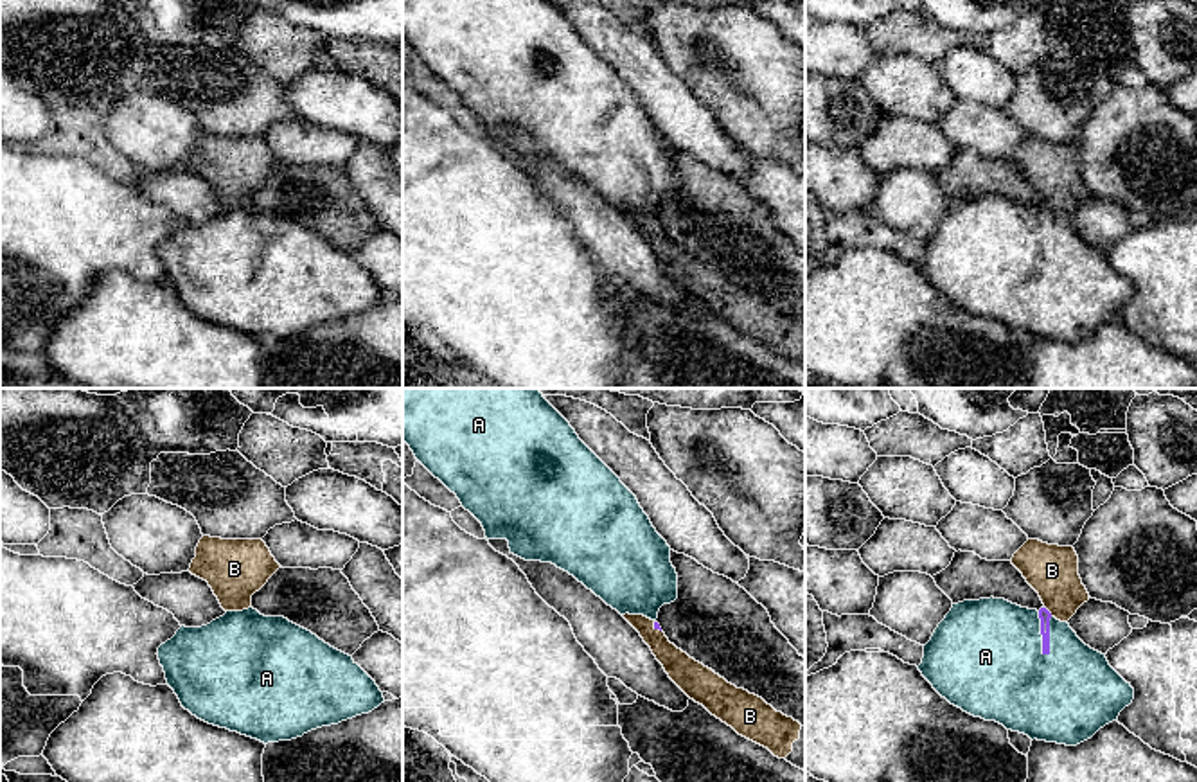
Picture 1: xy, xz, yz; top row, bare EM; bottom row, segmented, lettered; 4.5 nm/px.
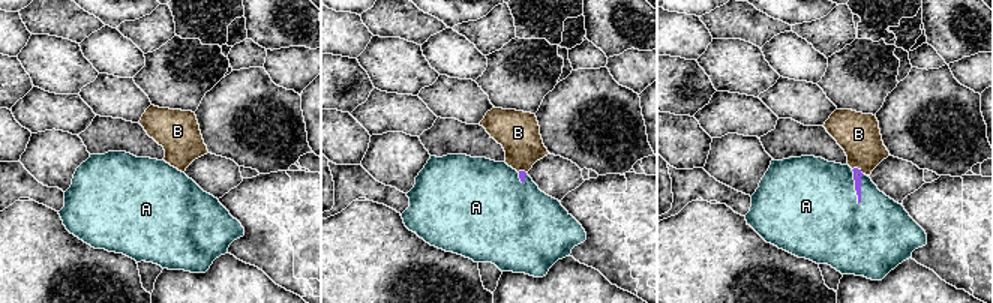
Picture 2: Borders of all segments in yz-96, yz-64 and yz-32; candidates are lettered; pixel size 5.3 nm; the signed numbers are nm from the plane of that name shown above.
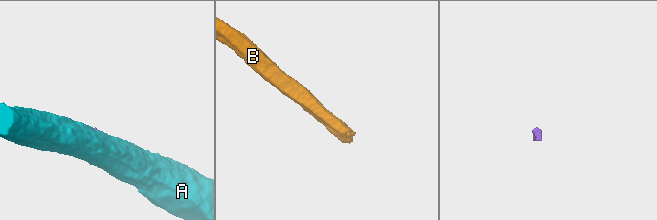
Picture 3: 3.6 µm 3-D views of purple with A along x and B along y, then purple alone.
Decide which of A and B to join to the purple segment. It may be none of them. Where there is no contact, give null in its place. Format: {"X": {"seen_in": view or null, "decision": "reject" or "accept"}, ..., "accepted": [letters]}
{"A": {"seen_in": "yz", "decision": "accept"}, "B": {"seen_in": "yz", "decision": "reject"}, "accepted": ["A"]}

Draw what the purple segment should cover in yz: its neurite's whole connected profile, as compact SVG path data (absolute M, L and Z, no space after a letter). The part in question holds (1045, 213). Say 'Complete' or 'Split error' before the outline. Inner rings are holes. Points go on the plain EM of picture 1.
Split error. M994 194L953 201L924 243L918 268L942 295L963 309L996 318L1032 338L1066 343L1077 343L1105 322L1118 318L1120 309L1134 297L1130 280L1109 262L1105 252L1086 243L1068 219L1057 218L1046 205L1028 207Z

